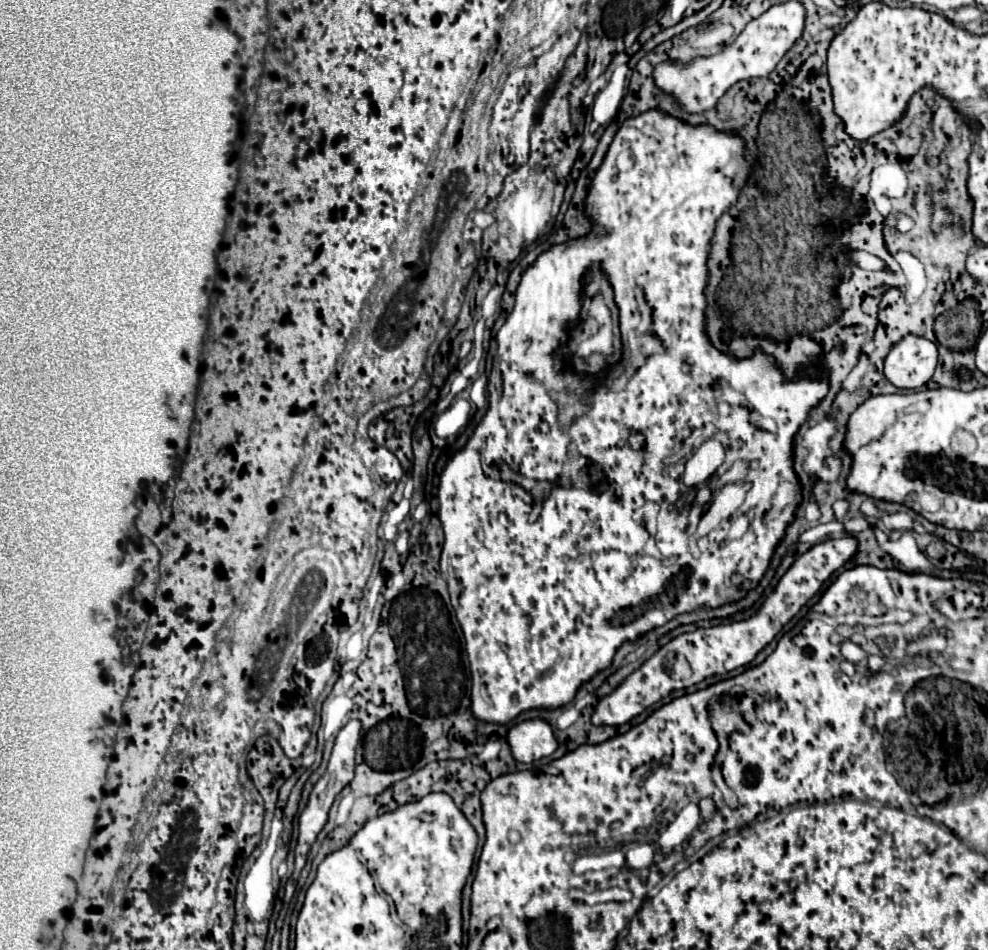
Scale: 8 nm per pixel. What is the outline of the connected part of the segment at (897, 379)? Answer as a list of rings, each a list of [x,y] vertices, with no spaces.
[[[902,336],[884,358],[884,376],[902,390],[924,386],[938,364],[938,348],[922,336]]]

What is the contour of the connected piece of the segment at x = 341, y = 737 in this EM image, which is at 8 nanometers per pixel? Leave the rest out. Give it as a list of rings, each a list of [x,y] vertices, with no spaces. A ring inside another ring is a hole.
[[[352,720],[352,722],[348,722],[348,724],[340,730],[340,734],[338,734],[338,738],[336,738],[336,742],[334,742],[332,756],[330,756],[326,774],[324,774],[324,776],[314,784],[314,788],[312,788],[308,806],[304,808],[304,812],[302,812],[302,816],[300,816],[300,836],[298,836],[298,844],[296,844],[296,864],[294,864],[294,872],[292,872],[292,882],[298,880],[300,870],[302,870],[304,864],[306,864],[308,850],[310,850],[310,846],[314,844],[316,836],[320,834],[320,830],[324,828],[324,824],[326,824],[326,820],[328,820],[328,810],[330,810],[334,798],[336,798],[336,796],[340,794],[340,790],[342,790],[346,784],[350,784],[350,780],[354,778],[354,766],[356,766],[354,754],[356,754],[358,740],[362,740],[362,724],[356,722],[356,720]]]

